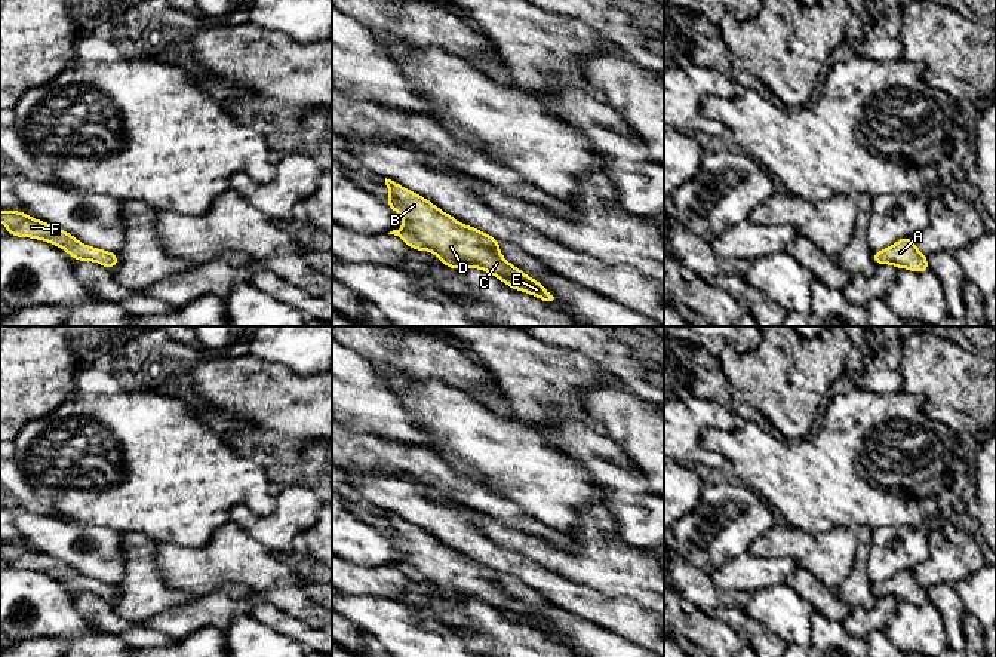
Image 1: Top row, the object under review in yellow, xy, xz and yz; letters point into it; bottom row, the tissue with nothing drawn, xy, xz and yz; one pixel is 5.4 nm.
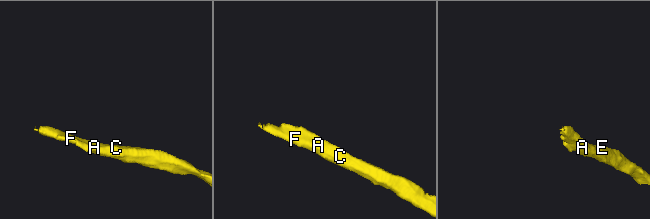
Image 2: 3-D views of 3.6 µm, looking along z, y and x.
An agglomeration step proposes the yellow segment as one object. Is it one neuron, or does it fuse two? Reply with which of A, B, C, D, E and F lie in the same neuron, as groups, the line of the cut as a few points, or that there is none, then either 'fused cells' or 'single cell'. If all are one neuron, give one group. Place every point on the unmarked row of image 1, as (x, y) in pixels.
A B C D E F; no cut; single cell

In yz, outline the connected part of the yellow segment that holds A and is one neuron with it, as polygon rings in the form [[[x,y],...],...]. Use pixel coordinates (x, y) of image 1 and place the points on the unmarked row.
[[[912,569],[898,571],[892,578],[874,583],[873,595],[877,598],[892,596],[897,601],[907,601],[914,605],[929,604],[928,589],[916,580]]]

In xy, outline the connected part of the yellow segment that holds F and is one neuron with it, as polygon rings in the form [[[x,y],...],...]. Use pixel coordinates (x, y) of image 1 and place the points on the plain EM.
[[[0,543],[0,553],[7,561],[10,568],[33,569],[49,574],[61,581],[65,581],[71,590],[77,593],[95,593],[108,602],[117,599],[119,590],[116,584],[80,575],[70,565],[52,556],[31,550],[21,543]]]

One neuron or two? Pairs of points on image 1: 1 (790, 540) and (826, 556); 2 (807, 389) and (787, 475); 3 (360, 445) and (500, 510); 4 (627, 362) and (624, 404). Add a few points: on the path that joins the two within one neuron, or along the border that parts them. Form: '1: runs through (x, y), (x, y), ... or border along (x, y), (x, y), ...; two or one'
1: runs through (799, 546), (817, 556); one
2: border along (789, 439), (798, 441); two
3: runs through (394, 459), (408, 459), (423, 464), (466, 491); one
4: border along (627, 389), (648, 402); two

